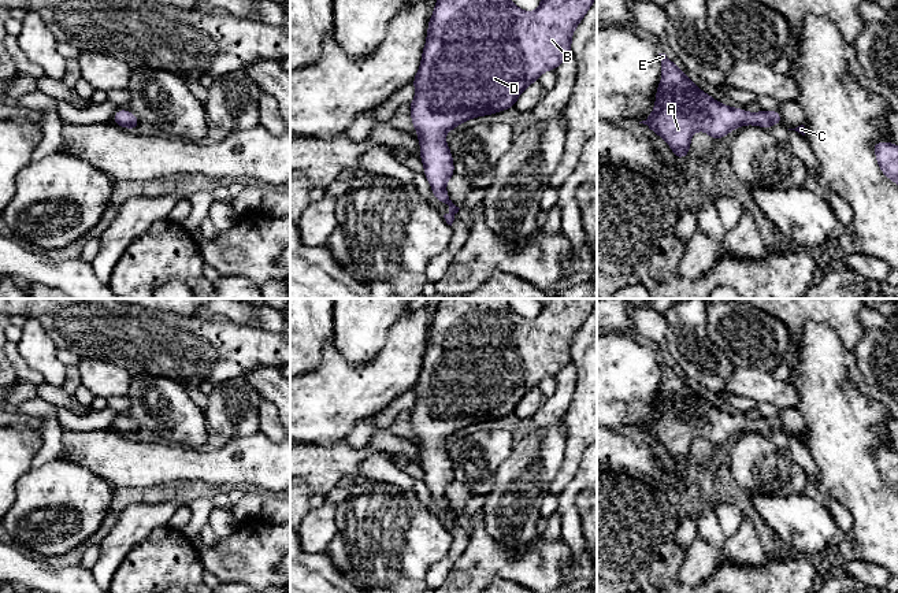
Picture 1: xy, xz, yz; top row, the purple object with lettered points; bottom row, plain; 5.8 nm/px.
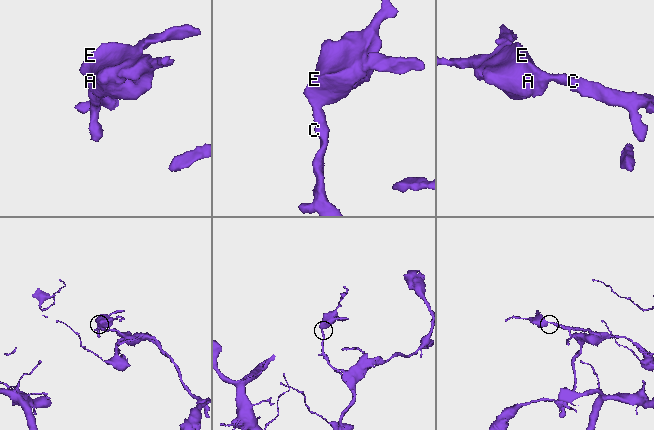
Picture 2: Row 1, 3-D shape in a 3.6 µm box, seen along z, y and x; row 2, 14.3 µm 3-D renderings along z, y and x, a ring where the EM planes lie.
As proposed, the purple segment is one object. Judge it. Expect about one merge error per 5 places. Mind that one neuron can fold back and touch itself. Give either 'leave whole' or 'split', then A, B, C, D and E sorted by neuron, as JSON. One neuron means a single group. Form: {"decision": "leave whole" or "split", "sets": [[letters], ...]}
{"decision": "leave whole", "sets": [["A", "B", "C", "D", "E"]]}

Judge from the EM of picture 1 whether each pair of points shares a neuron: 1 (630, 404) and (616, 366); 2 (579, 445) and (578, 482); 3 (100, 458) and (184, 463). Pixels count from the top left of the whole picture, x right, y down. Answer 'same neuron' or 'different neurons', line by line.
1: same neuron
2: different neurons
3: same neuron

